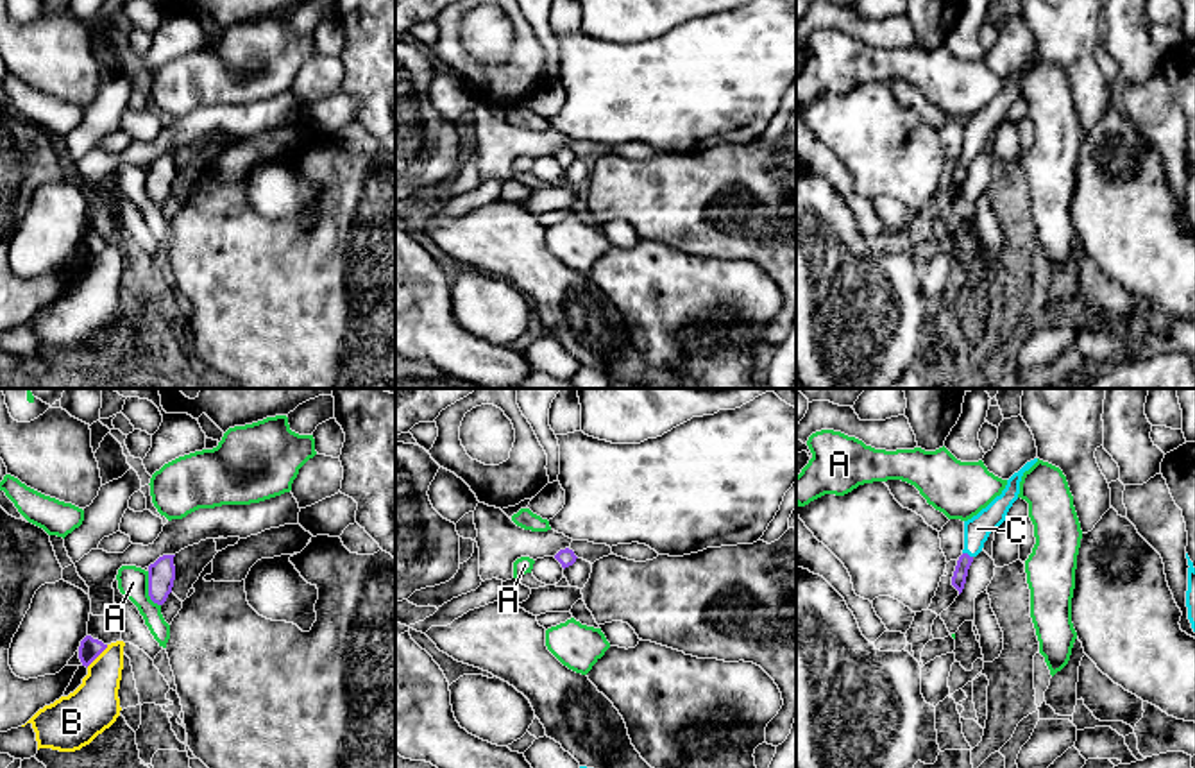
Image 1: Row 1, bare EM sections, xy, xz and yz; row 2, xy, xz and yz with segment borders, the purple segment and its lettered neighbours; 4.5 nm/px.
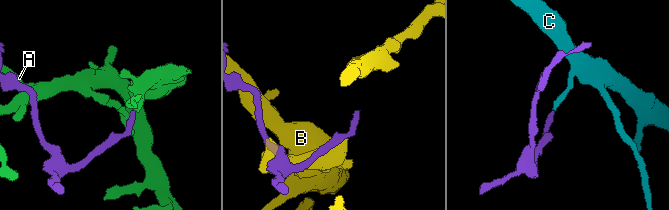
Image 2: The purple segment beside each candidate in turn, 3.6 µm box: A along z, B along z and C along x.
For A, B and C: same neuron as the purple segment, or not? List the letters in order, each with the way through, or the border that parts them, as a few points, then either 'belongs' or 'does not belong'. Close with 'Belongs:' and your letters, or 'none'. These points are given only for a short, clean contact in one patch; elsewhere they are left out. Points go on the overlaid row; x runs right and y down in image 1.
A: does not belong
B: does not belong
C: way yz (965, 561), (966, 554), (974, 545), (977, 529); belongs
Belongs: C

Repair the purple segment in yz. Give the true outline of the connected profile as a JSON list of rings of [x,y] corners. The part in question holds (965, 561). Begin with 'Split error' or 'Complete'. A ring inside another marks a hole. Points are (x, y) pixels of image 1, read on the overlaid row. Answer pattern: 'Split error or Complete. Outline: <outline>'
Split error. Outline: [[[1038,458],[1027,462],[1018,473],[1014,473],[1007,480],[1007,485],[1000,496],[996,496],[977,516],[964,521],[964,550],[957,560],[957,566],[952,576],[952,585],[959,591],[959,594],[964,589],[968,569],[973,559],[982,551],[989,533],[995,532],[1005,521],[1009,508],[1018,499],[1020,482],[1023,473],[1029,471],[1036,462]]]

